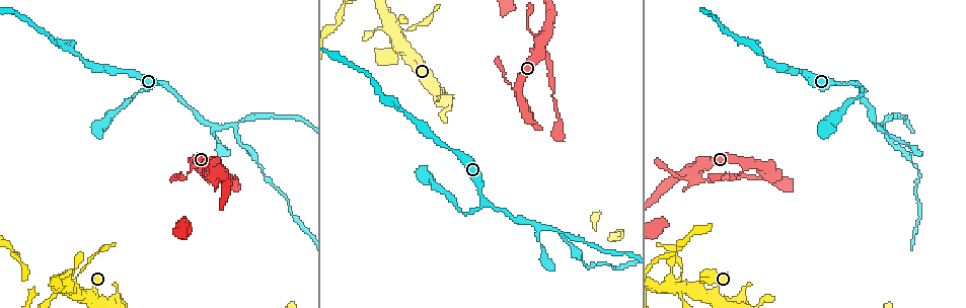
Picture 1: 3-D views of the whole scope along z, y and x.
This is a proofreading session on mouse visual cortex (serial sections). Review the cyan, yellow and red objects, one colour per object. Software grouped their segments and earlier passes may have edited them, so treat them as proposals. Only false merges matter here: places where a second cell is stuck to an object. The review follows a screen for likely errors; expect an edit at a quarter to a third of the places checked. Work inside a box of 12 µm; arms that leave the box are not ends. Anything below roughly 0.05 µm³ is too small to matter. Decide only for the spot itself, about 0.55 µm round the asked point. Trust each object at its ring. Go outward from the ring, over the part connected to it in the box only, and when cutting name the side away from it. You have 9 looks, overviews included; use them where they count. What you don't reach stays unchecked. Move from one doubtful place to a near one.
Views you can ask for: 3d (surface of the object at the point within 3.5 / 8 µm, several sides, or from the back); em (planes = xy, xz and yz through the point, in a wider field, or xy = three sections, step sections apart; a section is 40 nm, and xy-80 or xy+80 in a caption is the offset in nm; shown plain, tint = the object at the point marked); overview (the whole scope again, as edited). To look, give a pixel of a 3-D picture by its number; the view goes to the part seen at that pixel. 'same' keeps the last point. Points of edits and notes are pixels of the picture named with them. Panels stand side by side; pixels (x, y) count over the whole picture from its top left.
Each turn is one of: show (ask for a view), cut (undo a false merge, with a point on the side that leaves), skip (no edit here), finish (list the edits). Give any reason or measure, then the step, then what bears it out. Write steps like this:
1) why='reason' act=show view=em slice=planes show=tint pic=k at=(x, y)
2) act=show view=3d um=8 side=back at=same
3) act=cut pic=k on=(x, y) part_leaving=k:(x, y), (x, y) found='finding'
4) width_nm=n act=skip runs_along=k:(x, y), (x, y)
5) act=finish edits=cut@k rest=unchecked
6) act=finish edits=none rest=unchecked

why='abrupt turn' act=show view=3d um=3.5 side=back pic=1 at=(851, 82)

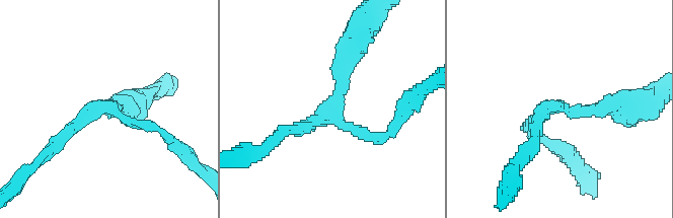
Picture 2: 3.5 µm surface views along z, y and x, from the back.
why='shape alone is not enough' act=show view=em slice=xy step=2 show=tint pic=2 at=(559, 107)

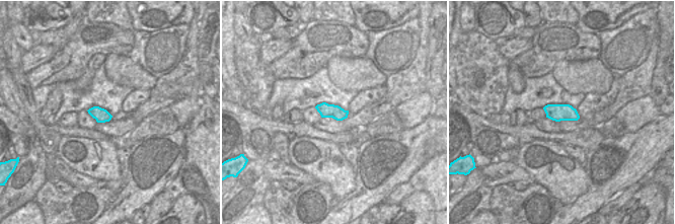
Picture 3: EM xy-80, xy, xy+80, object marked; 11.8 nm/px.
arm_widths_nm=200,200,300 act=skip found='all the same cell'

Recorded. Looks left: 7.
why='side arm on a straight run' act=show view=3d um=3.5 side=back pic=1 at=(539, 46)

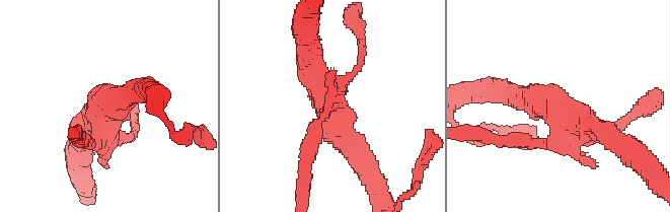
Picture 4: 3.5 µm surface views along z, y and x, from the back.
act=show view=em slice=xy step=1 show=tint pic=4 at=(328, 106)

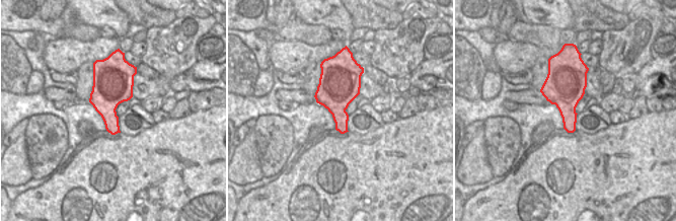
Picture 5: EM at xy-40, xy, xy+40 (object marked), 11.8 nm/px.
act=cut pic=4 on=(313, 144) part_leaving=4:(327, 110), (314, 125), (302, 201) found='two cells meet here'

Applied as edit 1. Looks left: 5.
act=show view=overview

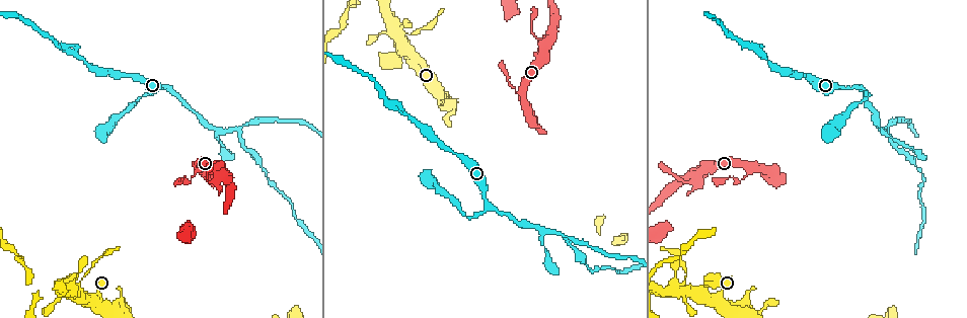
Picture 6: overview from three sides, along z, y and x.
why='four arms meet' act=show view=3d um=3.5 pic=6 at=(399, 38)

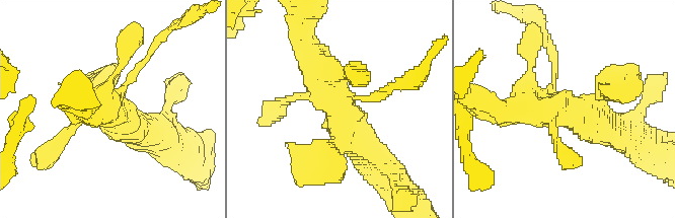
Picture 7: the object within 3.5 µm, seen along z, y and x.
act=show view=em slice=xy step=3 show=tint pic=7 at=(339, 105)

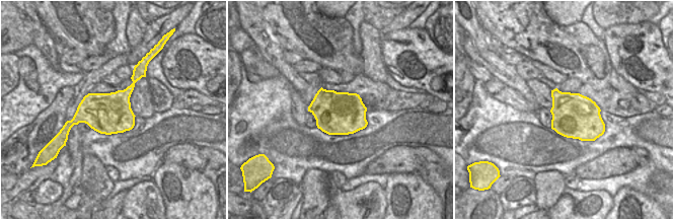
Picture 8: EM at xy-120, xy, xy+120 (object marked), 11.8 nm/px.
act=skip runs_along=7:(372, 153), (306, 50) found='one cell here'

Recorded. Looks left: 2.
act=finish edits=cut@4 rest=unchecked

